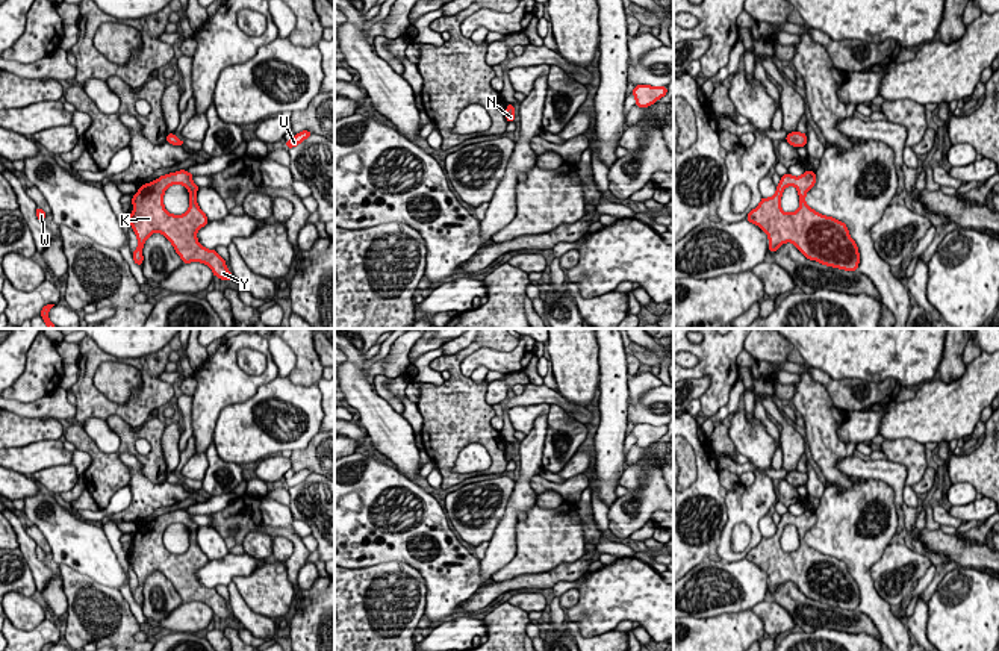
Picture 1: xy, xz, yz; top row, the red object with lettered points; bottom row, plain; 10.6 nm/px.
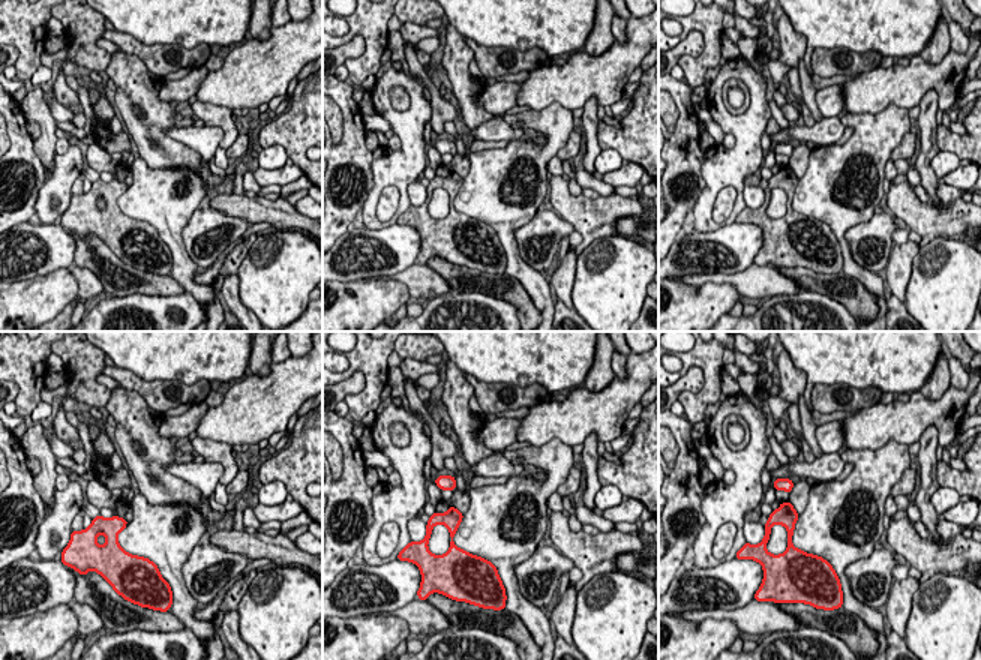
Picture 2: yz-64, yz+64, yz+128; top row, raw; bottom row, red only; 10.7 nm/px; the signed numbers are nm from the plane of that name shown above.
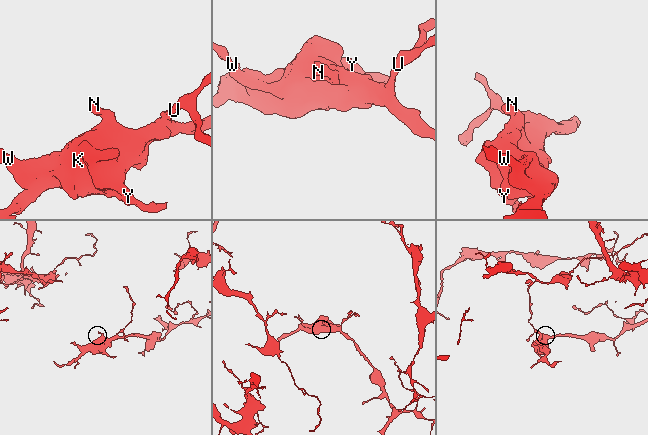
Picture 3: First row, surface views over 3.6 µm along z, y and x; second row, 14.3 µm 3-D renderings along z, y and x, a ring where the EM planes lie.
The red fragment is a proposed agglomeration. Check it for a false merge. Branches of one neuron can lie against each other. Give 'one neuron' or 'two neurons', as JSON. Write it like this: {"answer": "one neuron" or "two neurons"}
{"answer": "one neuron"}

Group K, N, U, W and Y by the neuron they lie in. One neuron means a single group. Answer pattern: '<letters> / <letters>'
K N U W Y

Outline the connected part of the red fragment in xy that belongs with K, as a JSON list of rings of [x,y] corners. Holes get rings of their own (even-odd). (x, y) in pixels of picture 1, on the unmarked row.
[[[180,509],[160,515],[159,518],[144,522],[132,537],[133,551],[127,554],[136,577],[138,587],[132,596],[136,604],[142,604],[142,587],[148,575],[159,571],[174,586],[183,603],[201,601],[207,604],[215,616],[232,619],[226,600],[216,592],[203,586],[197,578],[197,571],[204,566],[209,559],[198,547],[198,524],[192,521],[194,513]],[[171,524],[183,524],[189,530],[189,548],[183,554],[173,554],[163,545],[163,533]]]

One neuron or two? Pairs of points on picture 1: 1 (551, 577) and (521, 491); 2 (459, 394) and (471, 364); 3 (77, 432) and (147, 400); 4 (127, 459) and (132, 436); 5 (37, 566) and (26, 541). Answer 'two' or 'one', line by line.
1: two
2: two
3: two
4: two
5: one

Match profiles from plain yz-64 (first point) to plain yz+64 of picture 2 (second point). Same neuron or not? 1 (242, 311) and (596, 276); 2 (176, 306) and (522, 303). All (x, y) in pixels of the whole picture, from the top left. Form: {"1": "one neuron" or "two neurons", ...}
{"1": "two neurons", "2": "two neurons"}

